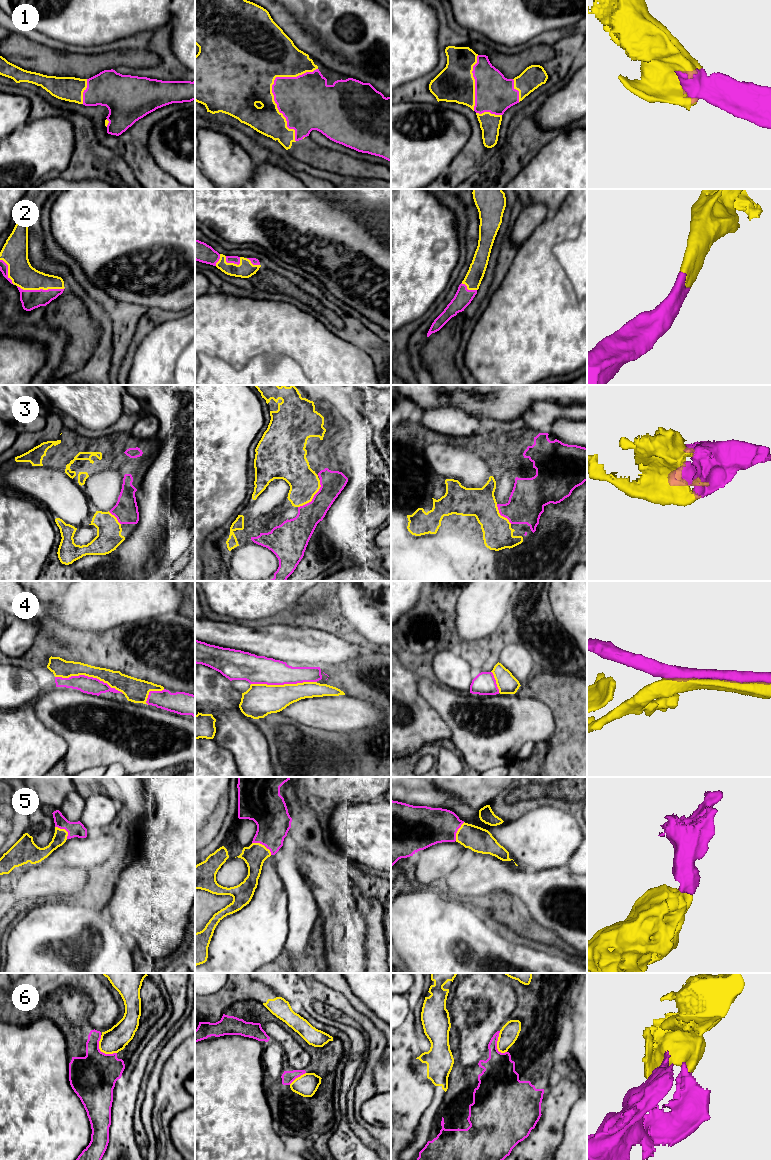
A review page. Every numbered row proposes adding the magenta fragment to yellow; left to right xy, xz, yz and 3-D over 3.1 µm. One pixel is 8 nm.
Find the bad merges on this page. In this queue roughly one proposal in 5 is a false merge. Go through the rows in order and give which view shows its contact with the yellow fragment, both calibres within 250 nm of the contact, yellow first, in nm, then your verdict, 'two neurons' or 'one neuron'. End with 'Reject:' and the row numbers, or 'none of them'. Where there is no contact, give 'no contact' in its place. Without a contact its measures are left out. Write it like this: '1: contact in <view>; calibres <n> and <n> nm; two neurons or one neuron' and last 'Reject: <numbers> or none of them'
1: contact in xz; calibres 480 and 380 nm; one neuron
2: contact in xy; calibres 200 and 160 nm; one neuron
3: contact in xz; calibres 240 and 190 nm; one neuron
4: contact in xy; calibres 140 and 140 nm; one neuron
5: contact in xz; calibres 180 and 280 nm; one neuron
6: contact in xy; calibres 190 and 360 nm; two neurons
Reject: 6

